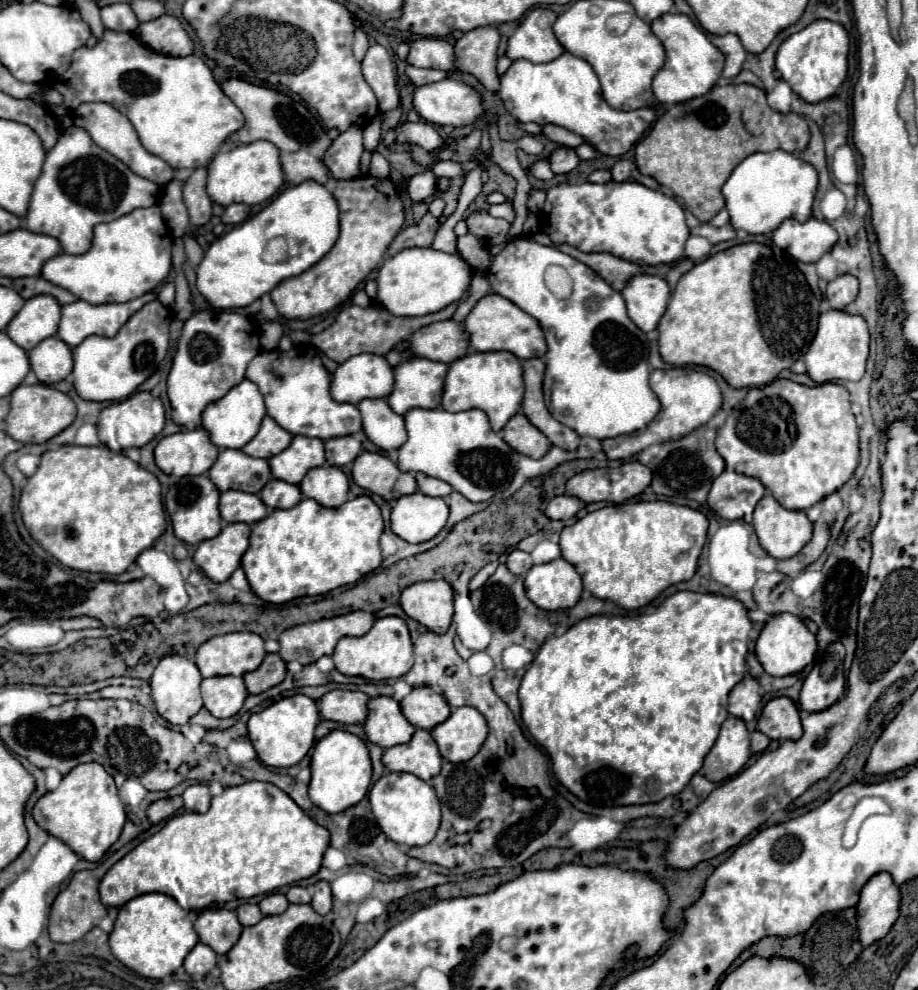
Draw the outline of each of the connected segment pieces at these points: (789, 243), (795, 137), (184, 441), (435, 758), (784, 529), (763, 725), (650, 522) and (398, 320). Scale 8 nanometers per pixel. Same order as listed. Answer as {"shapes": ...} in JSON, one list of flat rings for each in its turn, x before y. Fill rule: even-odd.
{"shapes":[[[788,218,773,232,772,242,795,261,816,263,832,250,838,234,828,222,818,218,808,222]],[[740,84,740,86,714,86,708,94,700,96,700,98,694,98,686,104,682,104,682,112,678,114,678,106,670,108,668,112,664,112,656,124,652,126,650,134,640,140,636,144,636,166,642,174,646,176,652,176,654,180,658,180,658,184,664,184,668,188,672,188,674,196,682,198,686,208,700,220,700,222,708,222,710,218,714,218,722,208,724,208,724,196,722,196,722,186,724,182,728,180,730,172,750,154,754,152,770,152,770,150,784,150,784,152,800,152,808,146,808,140,810,140,810,130,808,130,808,124,802,116,798,114,774,114,774,124,770,124,770,132,768,136,754,136,750,134,744,124,742,124,742,104,744,100,748,98,748,84],[728,124,742,124,742,126,736,126,736,140,732,134,728,134]],[[204,428,164,436,154,448,158,468,178,478,204,474,218,454,220,450,212,444]],[[418,728,408,744,386,748,382,754,382,764,392,772,408,772,428,782,440,774,442,756,432,740,432,734]],[[766,494,756,510,752,526,760,546,776,560,792,558,812,538,812,522,804,512,786,510,770,494]],[[788,696,772,698,758,718,758,730,772,740,798,740,802,736,800,712]],[[628,502,628,504,616,504,616,506,604,506,600,510,594,510,590,514,586,514,584,518,580,518,578,522,574,522,572,526,566,526,560,534,560,550,562,550,562,558,568,560,576,570,578,574,582,576,582,582,584,582,584,590,592,592,596,598,602,598,602,600,612,600,616,606,620,608,626,608,626,610,636,610,636,608,642,608,646,604,650,604,654,598,658,598,660,592,664,592,668,586,672,584,678,584,678,582,684,582,684,580,690,580,696,572,696,562,698,562,698,556,706,544,706,530,708,530,708,520,702,512,698,510,692,510,688,506,676,506,676,504,670,504,670,502]],[[346,302,342,308,340,308,340,314,338,318,334,320,334,324,326,330,322,330,320,334,316,334,312,338,312,344,322,350,330,360,342,364,346,362,350,356,356,356,356,354,362,354,362,352,370,352,370,354,378,354,378,356,386,356,390,350,394,350,398,344,404,344,412,338,412,334,424,326,430,326,434,322,440,322,440,320,450,320,452,314,456,312,458,304,450,304,446,306,444,310,436,312,436,314,428,314,428,316,420,316,420,318,402,318,402,316,394,316,390,314,386,308,382,308,378,302,372,302,370,306,366,308,360,308,360,306,352,306,350,302]]]}

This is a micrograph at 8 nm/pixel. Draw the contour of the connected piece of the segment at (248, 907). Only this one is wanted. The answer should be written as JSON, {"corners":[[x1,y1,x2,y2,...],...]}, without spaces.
{"corners":[[240,904,236,908,236,914,238,914,238,920,242,926,254,926,262,920,262,912,256,904]]}

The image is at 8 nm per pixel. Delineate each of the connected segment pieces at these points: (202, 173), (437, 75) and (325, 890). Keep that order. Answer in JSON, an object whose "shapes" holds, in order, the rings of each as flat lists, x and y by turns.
{"shapes":[[[196,168,192,176,184,182,184,204,190,214,190,222,196,226,206,224,212,218,212,200,206,194,206,168]],[[408,66,406,68,406,76,418,88,418,86,426,86,426,84,444,80,446,78,446,72,444,70,434,70,434,68,424,70,424,68,416,68,416,66]],[[316,882,314,884,314,898,312,898,312,908,320,914,326,916,332,910,332,892,328,882]]]}

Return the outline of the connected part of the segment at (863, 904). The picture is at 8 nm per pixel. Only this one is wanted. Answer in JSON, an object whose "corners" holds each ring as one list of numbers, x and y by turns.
{"corners":[[888,872,874,874,862,888,858,902,858,928,864,946,886,936,900,914,900,886]]}

